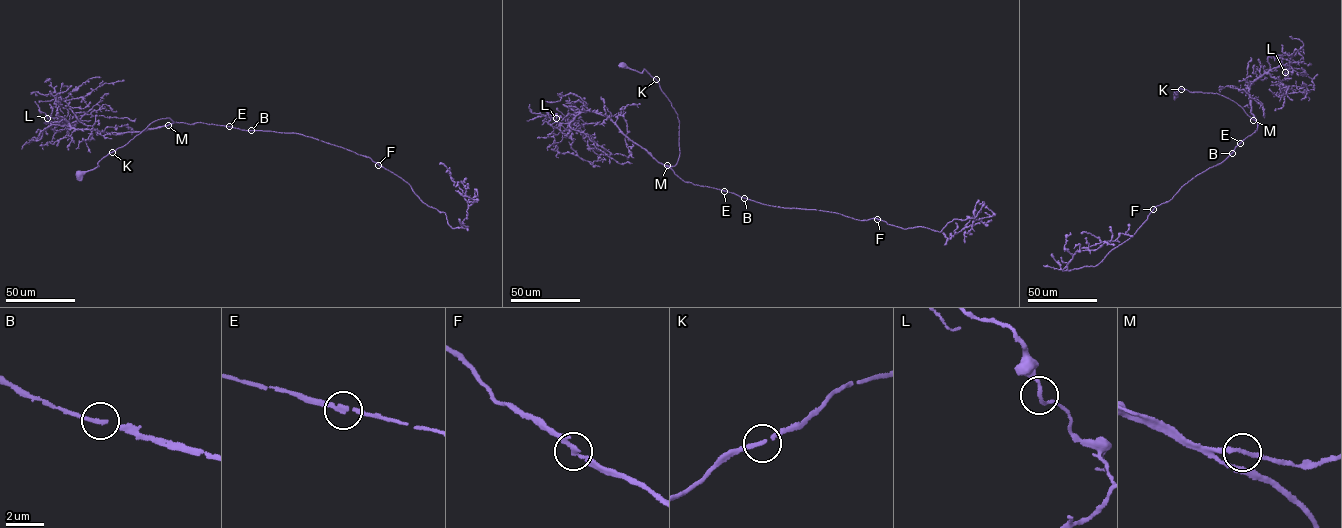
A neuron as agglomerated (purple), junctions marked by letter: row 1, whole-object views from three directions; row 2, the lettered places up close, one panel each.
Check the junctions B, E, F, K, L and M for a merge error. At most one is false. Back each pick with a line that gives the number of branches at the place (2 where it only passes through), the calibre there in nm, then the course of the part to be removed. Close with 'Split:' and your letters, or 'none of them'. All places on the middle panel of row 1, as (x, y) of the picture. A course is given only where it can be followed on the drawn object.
Split: none of them

